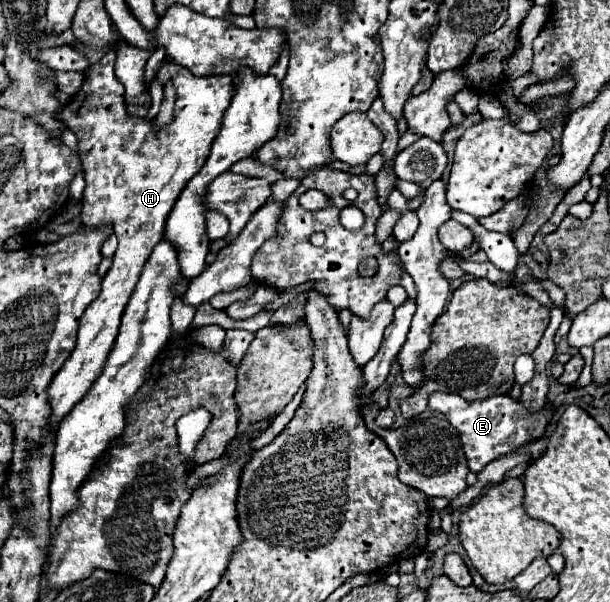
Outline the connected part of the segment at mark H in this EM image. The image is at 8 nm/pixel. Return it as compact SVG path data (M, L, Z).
M109 50L97 64L93 64L85 72L85 82L81 90L59 110L63 114L57 114L59 118L65 120L69 130L75 132L79 144L79 156L83 162L83 172L85 172L85 192L83 192L83 212L81 212L81 224L85 228L99 228L99 226L111 226L113 234L119 240L117 252L113 256L113 266L103 278L103 290L95 302L85 310L81 324L79 324L79 336L77 336L77 346L69 360L63 364L63 368L55 374L53 382L49 384L49 402L53 406L51 414L51 428L57 428L59 422L65 418L65 414L87 394L95 378L103 372L107 354L111 352L111 346L115 342L115 334L119 332L119 322L123 316L123 310L137 286L139 274L151 256L151 250L155 248L157 242L163 240L163 226L167 220L167 214L171 212L171 206L175 204L175 198L179 198L183 186L201 170L203 162L207 160L207 152L211 150L211 142L215 140L219 128L221 128L221 118L227 106L231 104L233 98L233 80L231 76L207 76L207 78L195 78L191 72L181 68L179 64L163 64L159 70L159 82L165 84L167 80L173 82L177 90L177 102L175 102L175 120L161 128L153 130L153 122L147 122L145 118L129 118L127 116L127 106L123 100L123 84L117 82L113 74L113 60L115 52Z

